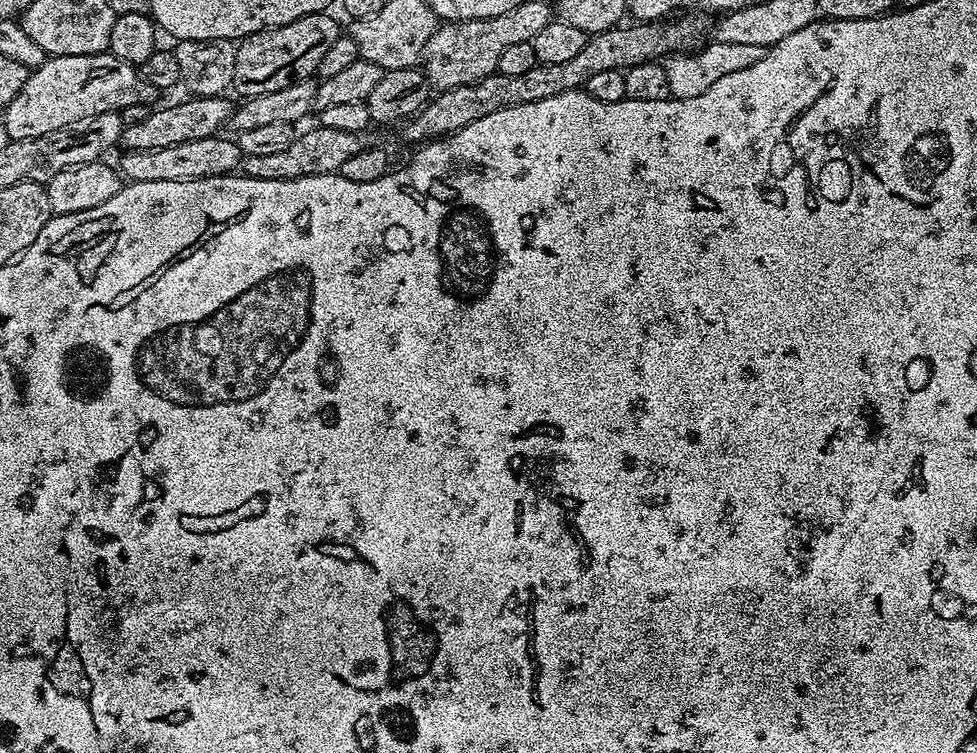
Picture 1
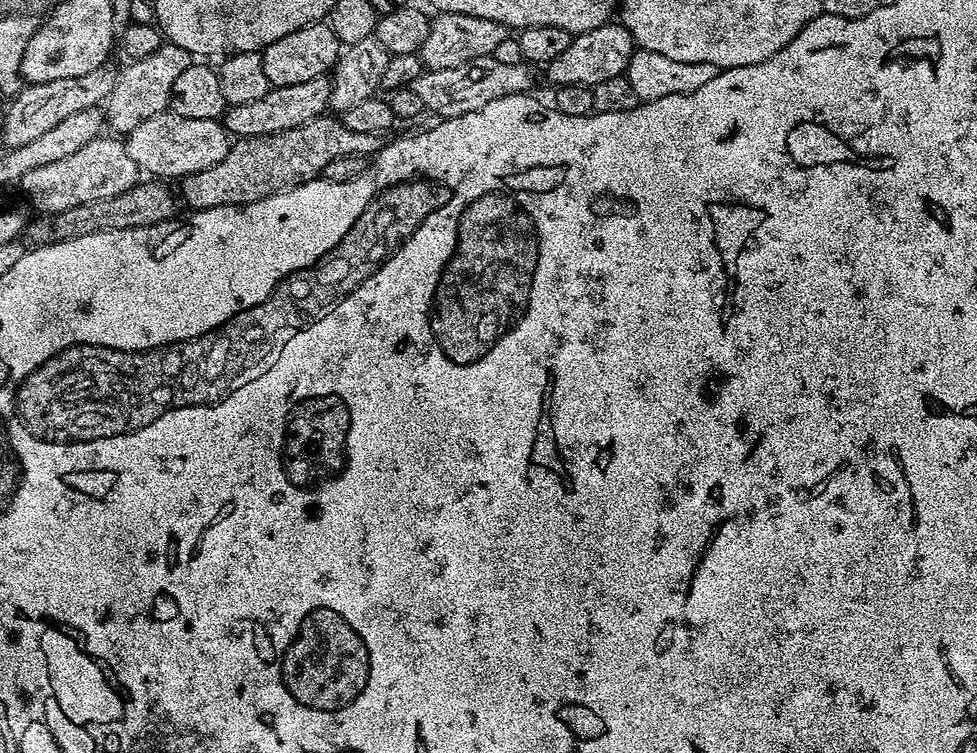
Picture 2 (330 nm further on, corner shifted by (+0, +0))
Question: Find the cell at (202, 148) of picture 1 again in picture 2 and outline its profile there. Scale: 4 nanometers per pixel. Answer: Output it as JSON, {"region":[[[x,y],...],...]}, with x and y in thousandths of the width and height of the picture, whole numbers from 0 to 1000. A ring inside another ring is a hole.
{"region":[[[103,178],[98,181],[84,199],[62,210],[59,215],[50,215],[47,220],[39,220],[39,226],[31,226],[20,238],[19,248],[25,250],[27,259],[33,264],[33,271],[42,283],[58,282],[59,279],[72,279],[72,274],[84,274],[84,268],[100,268],[100,263],[117,263],[117,258],[125,258],[133,252],[141,242],[141,224],[137,210],[131,203],[131,193],[126,185],[118,179]]]}

